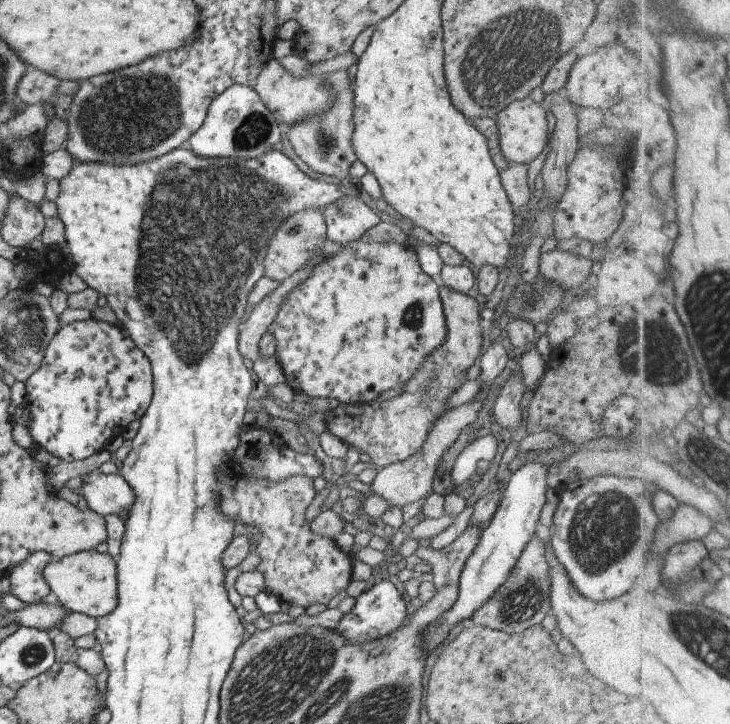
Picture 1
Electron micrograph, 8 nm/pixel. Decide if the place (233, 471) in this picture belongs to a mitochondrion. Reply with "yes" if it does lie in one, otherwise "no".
no

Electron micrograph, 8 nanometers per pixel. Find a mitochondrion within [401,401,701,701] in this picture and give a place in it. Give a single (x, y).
(604, 528)

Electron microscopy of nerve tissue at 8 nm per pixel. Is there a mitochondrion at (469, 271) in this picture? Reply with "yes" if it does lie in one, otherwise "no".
no

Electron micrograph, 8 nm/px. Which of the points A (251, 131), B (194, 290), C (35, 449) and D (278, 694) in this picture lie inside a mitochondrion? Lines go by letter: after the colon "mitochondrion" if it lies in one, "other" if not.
A: mitochondrion
B: mitochondrion
C: other
D: mitochondrion

